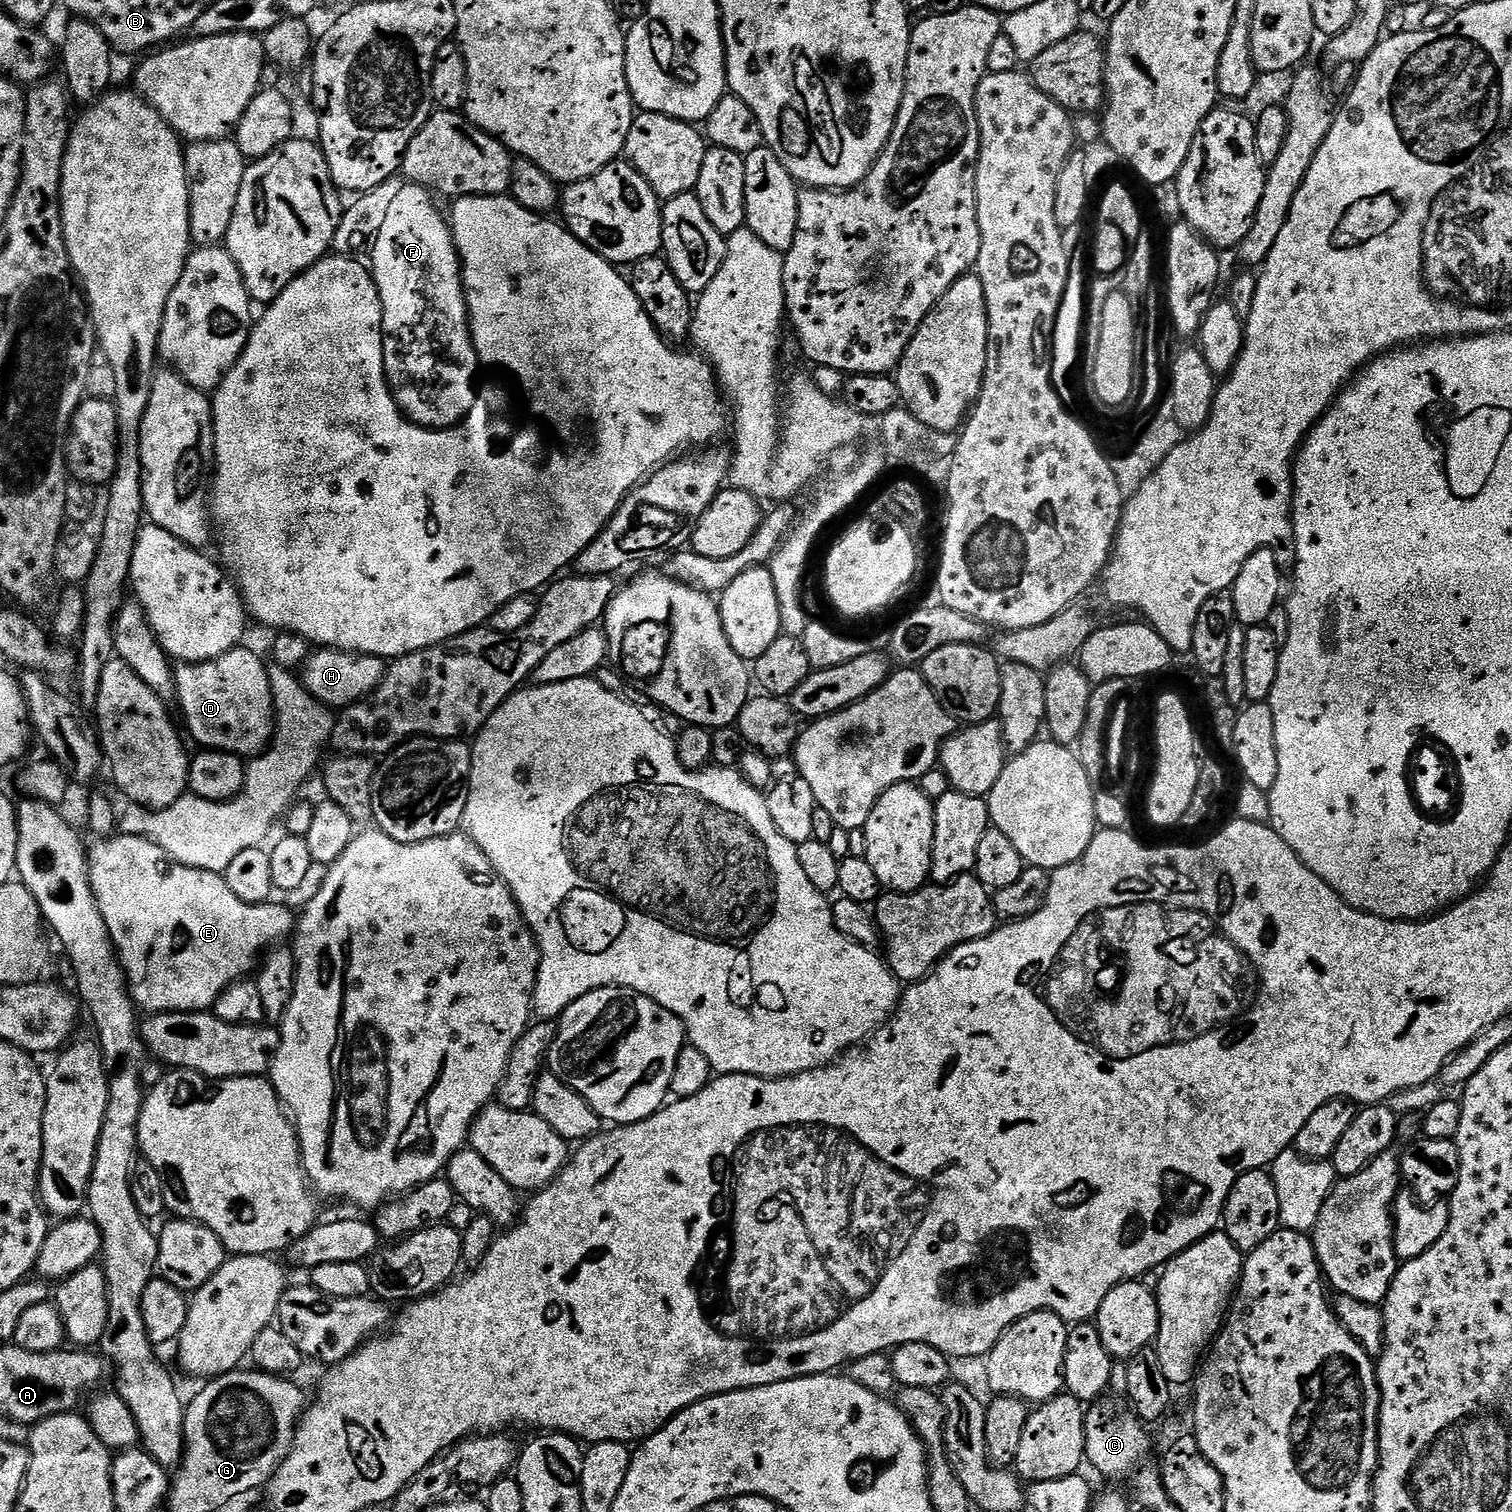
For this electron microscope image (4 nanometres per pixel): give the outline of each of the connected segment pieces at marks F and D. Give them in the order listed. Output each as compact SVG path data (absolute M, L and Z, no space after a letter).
M411 182L405 183L398 190L398 198L387 212L386 218L382 221L382 230L378 230L376 239L370 245L372 252L372 264L370 271L372 280L378 286L378 294L382 298L382 334L384 335L384 370L389 388L392 390L392 397L396 399L396 405L401 412L408 417L414 424L421 424L423 428L455 428L463 421L468 411L474 406L478 383L476 384L476 372L480 368L480 360L476 356L476 347L472 341L472 330L468 323L468 304L464 300L464 278L462 275L462 265L460 254L456 250L456 244L452 241L452 229L449 221L442 213L436 209L433 193L427 188L422 188L418 184Z
M238 646L204 664L181 663L175 669L176 694L188 732L200 746L252 758L268 747L274 735L274 709L268 681L269 665L244 647Z

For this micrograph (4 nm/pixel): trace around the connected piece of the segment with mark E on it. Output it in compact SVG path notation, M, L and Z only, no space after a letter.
M123 834L113 835L111 838L101 839L96 845L89 847L86 852L88 858L88 881L92 887L92 892L96 895L96 905L104 922L108 936L112 940L112 946L116 954L120 967L124 969L126 977L126 987L129 997L137 1009L148 1014L159 1014L161 1012L202 1012L207 1013L213 1002L226 990L228 985L243 980L257 967L261 959L262 950L277 947L281 942L293 935L294 932L294 912L288 908L283 908L277 902L267 904L247 904L242 902L242 898L237 898L230 891L230 886L226 886L223 875L218 872L203 872L197 868L185 868L181 864L173 863L167 853L158 846L151 844L144 837L127 836Z

